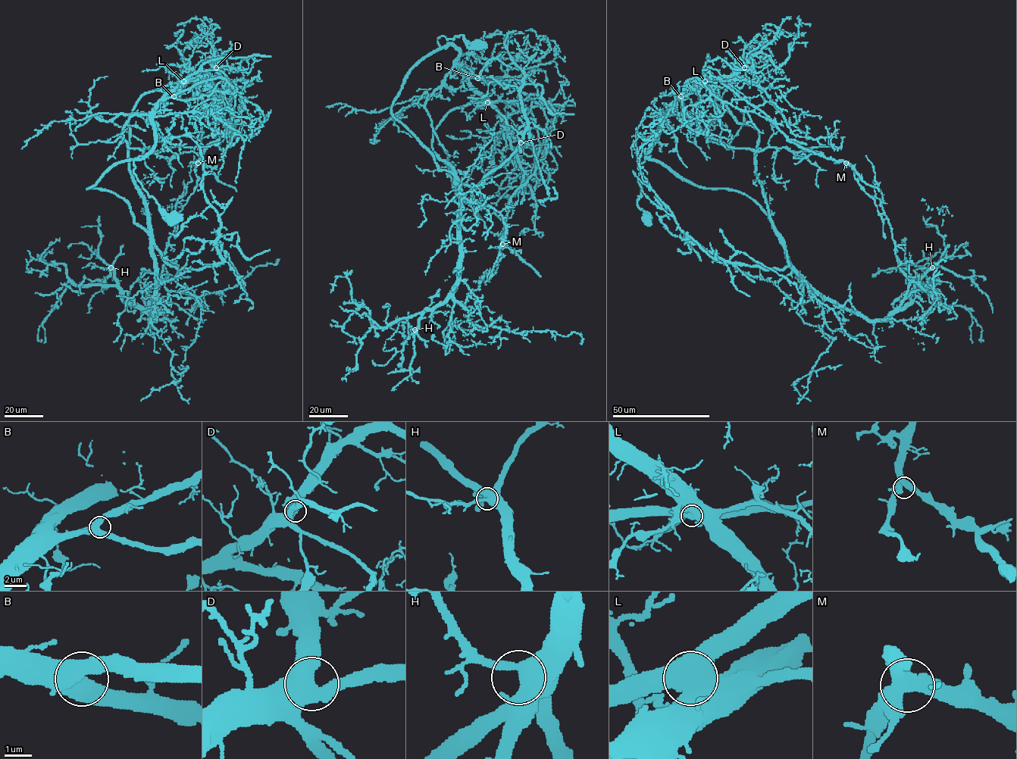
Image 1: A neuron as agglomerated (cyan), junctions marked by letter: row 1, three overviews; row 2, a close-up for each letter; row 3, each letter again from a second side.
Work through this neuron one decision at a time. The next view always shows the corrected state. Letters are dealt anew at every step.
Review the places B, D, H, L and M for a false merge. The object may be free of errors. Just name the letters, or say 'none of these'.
L

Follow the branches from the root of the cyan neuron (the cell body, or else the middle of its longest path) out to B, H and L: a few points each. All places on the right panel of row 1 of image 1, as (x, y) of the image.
B: (647, 218), (643, 219), (644, 210), (637, 205), (640, 164), (649, 158), (646, 154), (661, 119), (680, 96)
H: (647, 218), (637, 205), (647, 158), (744, 193), (789, 264), (872, 321), (910, 303), (932, 267)
L: (647, 218), (643, 219), (644, 210), (637, 205), (640, 164), (649, 158), (646, 154), (661, 119), (705, 81)

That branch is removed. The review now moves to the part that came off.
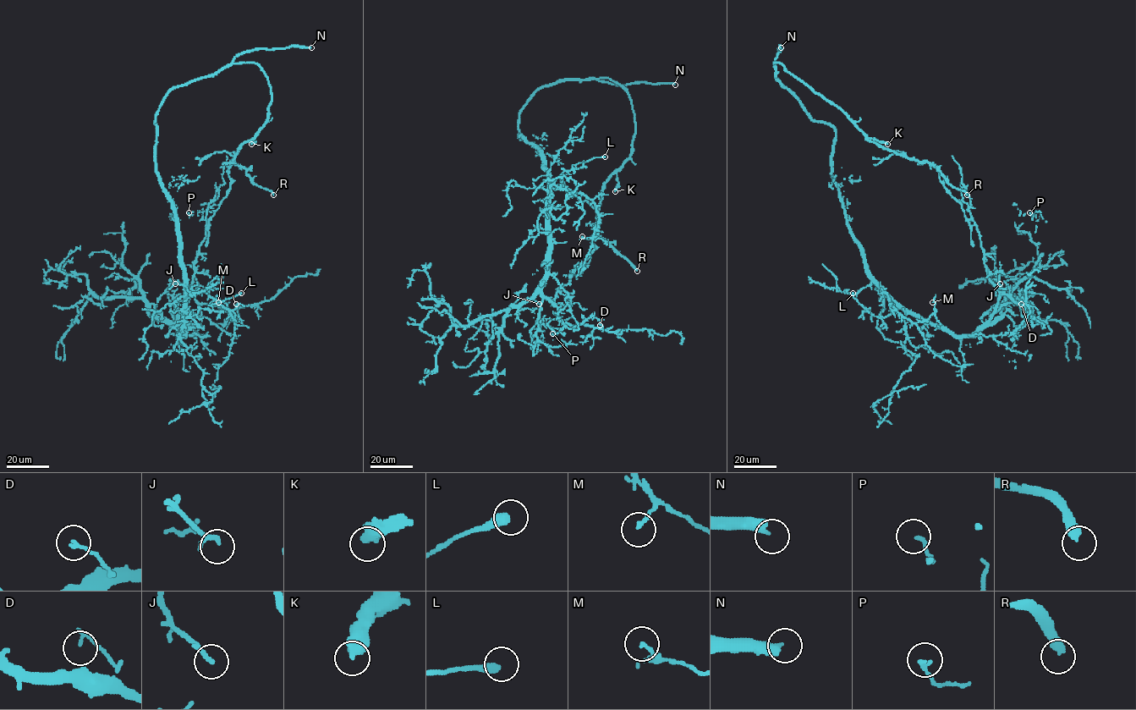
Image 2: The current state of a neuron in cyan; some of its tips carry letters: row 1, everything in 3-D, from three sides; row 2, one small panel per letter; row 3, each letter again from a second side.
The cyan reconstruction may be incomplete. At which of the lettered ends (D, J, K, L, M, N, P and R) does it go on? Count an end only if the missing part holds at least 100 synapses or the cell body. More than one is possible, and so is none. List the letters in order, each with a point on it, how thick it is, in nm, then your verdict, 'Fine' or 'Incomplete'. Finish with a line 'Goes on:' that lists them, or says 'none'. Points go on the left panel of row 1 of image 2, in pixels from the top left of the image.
D: Place: (236, 304). Thickness 130 nm. Fine
J: Place: (175, 283). Thickness 140 nm. Fine
K: Place: (251, 144). Thickness 500 nm. Fine
L: Place: (241, 293). Thickness 360 nm. Fine
M: Place: (218, 302). Thickness 140 nm. Fine
N: Place: (311, 47). Thickness 360 nm. Incomplete
P: Place: (189, 212). Thickness 160 nm. Fine
R: Place: (273, 195). Thickness 380 nm. Incomplete
Goes on: N, R

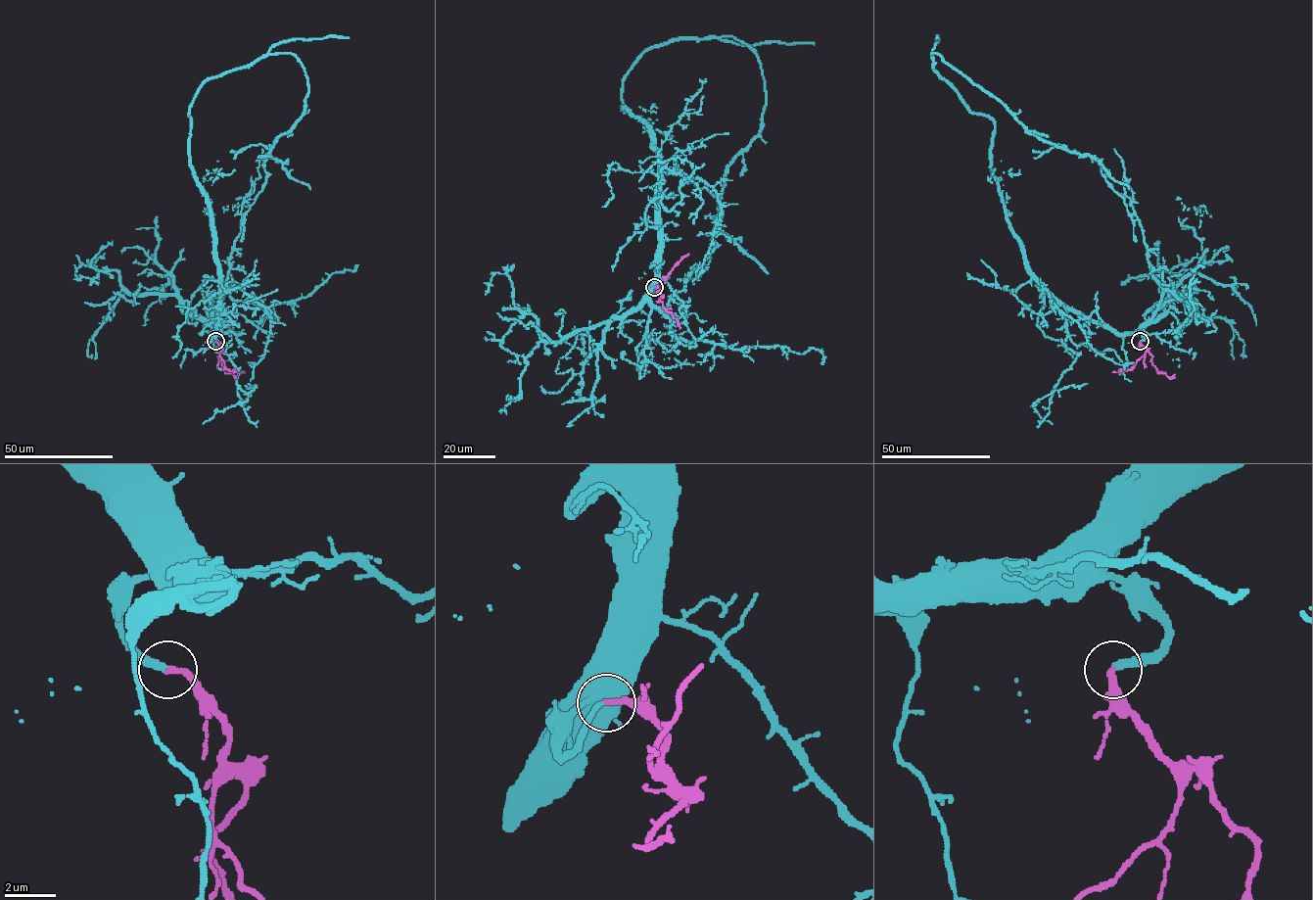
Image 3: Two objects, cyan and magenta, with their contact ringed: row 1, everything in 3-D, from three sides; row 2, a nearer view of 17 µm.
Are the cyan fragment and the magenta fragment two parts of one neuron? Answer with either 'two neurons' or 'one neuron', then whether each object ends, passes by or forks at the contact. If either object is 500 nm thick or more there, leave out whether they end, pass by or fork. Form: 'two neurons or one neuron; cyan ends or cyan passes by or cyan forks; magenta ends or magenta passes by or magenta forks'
one neuron; cyan ends; magenta ends

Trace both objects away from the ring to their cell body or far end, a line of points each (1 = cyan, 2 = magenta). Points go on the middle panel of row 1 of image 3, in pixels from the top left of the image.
1: (653, 287), (649, 292), (658, 157), (650, 129), (622, 108), (633, 64), (679, 39), (814, 44)
2: (653, 287), (660, 291), (658, 302), (672, 313), (679, 328)

